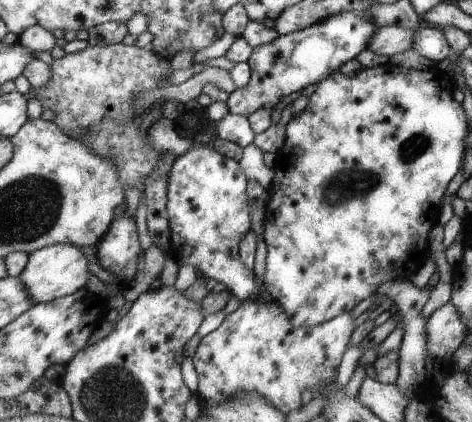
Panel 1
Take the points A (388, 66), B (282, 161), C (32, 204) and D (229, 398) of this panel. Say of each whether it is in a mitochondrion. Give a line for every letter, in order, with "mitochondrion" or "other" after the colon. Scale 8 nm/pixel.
A: other
B: other
C: mitochondrion
D: other

